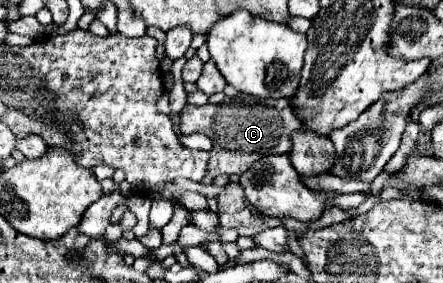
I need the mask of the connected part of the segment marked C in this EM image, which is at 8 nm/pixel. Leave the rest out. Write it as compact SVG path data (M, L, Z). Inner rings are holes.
M239 98L231 104L205 104L185 106L181 112L181 134L203 132L213 140L213 152L209 160L209 174L243 174L253 162L269 154L289 154L291 134L297 132L303 122L293 114L289 100L279 100L279 108L269 106L245 106ZM219 152L219 154L217 154ZM221 152L231 154L221 154Z

